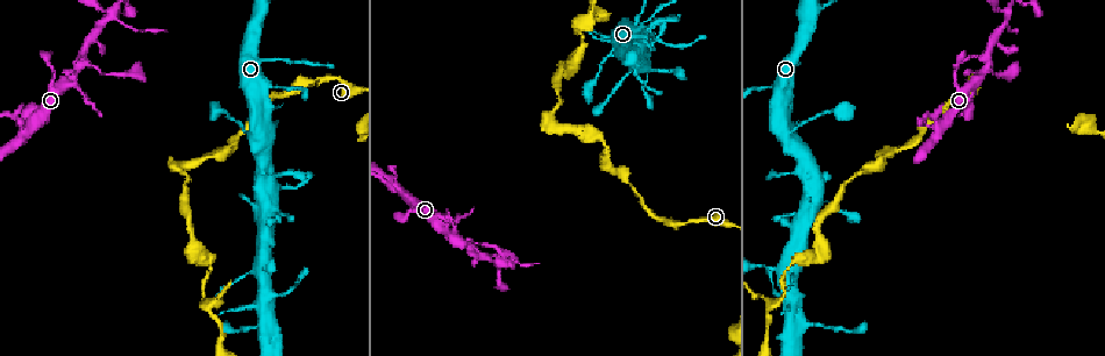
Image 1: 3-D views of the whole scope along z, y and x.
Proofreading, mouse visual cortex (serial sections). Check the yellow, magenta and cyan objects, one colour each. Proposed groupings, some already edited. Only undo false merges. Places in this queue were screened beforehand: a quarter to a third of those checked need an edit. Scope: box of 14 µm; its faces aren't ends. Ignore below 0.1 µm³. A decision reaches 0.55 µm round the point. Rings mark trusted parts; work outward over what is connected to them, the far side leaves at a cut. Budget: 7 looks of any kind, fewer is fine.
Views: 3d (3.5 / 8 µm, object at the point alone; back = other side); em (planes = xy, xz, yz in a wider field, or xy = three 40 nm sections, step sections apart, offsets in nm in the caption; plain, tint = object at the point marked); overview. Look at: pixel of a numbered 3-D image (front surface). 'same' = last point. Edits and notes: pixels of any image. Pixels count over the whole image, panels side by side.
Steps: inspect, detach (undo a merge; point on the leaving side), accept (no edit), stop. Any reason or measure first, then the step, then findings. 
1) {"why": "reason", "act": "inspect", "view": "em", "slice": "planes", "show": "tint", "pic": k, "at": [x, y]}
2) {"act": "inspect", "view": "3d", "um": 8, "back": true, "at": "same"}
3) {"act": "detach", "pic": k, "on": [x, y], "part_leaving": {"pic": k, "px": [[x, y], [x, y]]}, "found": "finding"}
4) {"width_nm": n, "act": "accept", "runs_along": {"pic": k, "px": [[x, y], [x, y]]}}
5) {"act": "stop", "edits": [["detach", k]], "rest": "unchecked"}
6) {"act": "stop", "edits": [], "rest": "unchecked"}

{"why": "arms part here", "act": "inspect", "view": "3d", "um": 3.5, "pic": 1, "at": [78, 64]}

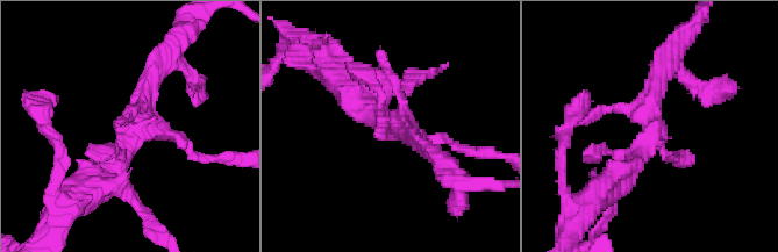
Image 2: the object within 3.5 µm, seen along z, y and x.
{"act": "inspect", "view": "em", "slice": "xy", "step": 1, "show": "tint", "pic": 2, "at": [393, 126]}

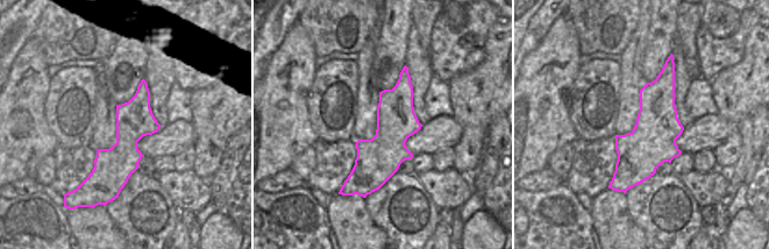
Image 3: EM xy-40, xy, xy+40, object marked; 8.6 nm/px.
{"act": "accept", "runs_along": {"pic": 3, "px": [[667, 68], [657, 128], [629, 183]]}, "found": "one cell here"}

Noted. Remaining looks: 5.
{"why": "branch point", "act": "inspect", "view": "3d", "um": 3.5, "back": true, "pic": 1, "at": [111, 11]}

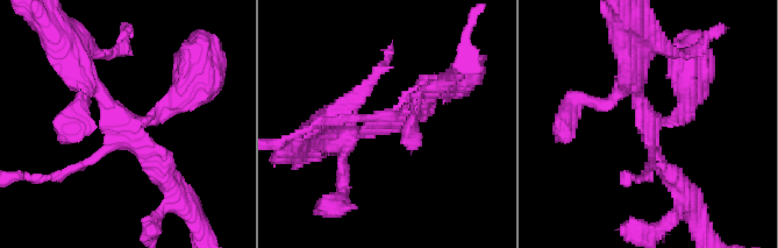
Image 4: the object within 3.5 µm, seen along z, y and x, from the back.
{"why": "need the tissue", "act": "inspect", "view": "em", "slice": "xy", "step": 2, "show": "tint", "pic": 4, "at": [649, 123]}

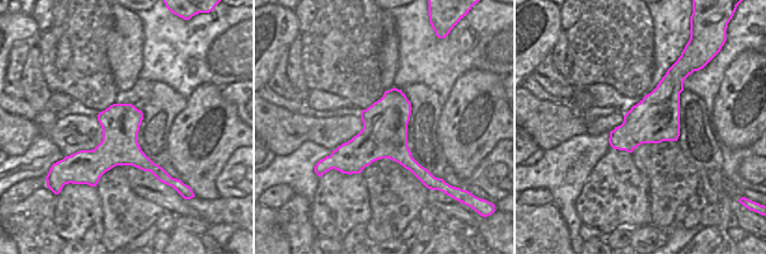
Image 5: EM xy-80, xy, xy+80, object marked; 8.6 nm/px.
{"act": "accept", "runs_along": {"pic": 4, "px": [[163, 177], [85, 96]]}, "found": "all the same cell"}

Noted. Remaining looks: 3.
{"why": "arms part here", "act": "inspect", "view": "3d", "um": 3.5, "pic": 1, "at": [940, 129]}

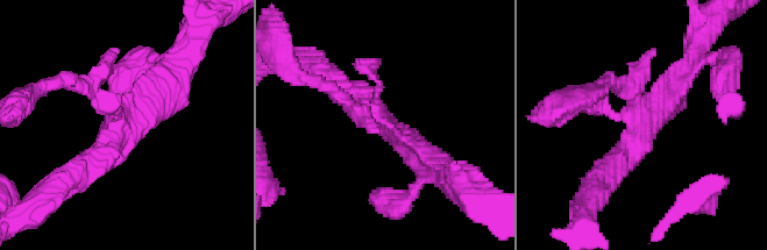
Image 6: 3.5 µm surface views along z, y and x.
{"act": "inspect", "view": "em", "slice": "xy", "step": 1, "show": "tint", "pic": 6, "at": [650, 127]}

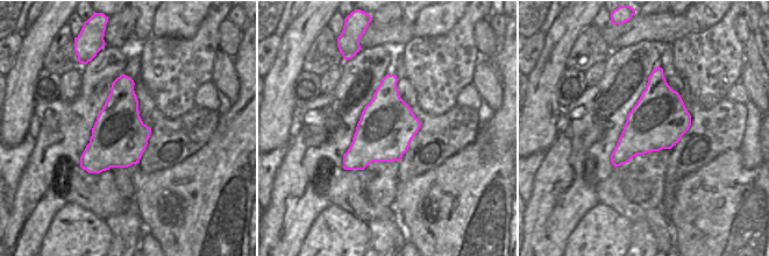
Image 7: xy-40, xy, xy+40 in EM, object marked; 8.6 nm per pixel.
{"act": "accept", "runs_along": {"pic": 6, "px": [[177, 71], [77, 174]]}, "found": "all the same cell"}

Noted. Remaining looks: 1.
{"act": "stop", "edits": [], "rest": "unchecked"}

